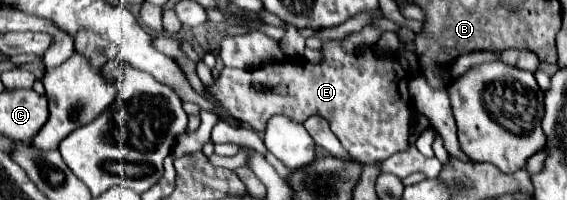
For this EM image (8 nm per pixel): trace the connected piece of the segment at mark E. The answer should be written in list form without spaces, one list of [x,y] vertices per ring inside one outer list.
[[[326,41],[318,63],[296,59],[270,63],[250,71],[224,67],[206,91],[220,101],[234,119],[260,133],[272,115],[284,115],[296,123],[304,123],[308,115],[320,115],[330,123],[332,133],[348,155],[362,163],[384,161],[390,155],[408,149],[408,129],[412,121],[408,73],[398,59],[392,59],[388,53],[386,57],[378,55],[372,47],[350,53],[342,47],[342,41]]]

